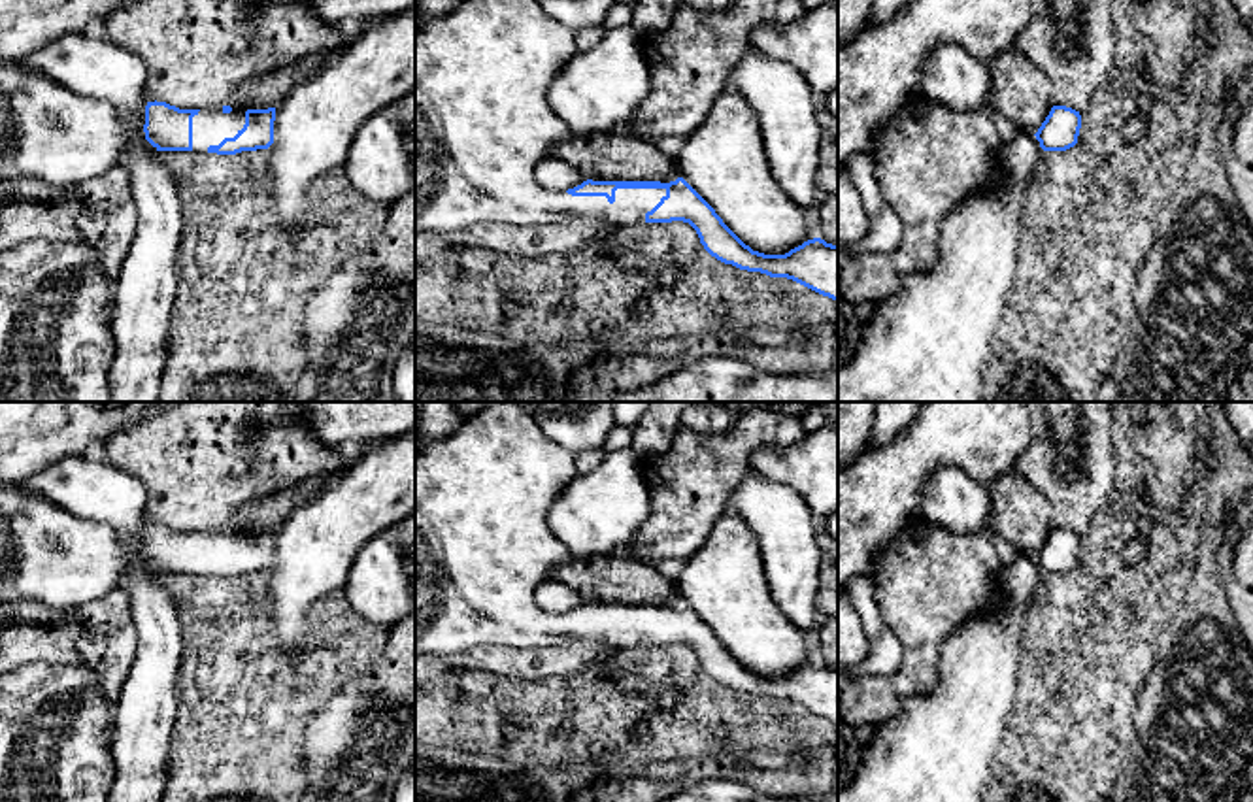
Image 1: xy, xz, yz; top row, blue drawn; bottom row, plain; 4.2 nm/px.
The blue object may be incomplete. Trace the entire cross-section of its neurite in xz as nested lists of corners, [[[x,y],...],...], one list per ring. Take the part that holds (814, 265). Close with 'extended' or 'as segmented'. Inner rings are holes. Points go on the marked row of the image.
[[[462,0],[451,13],[415,30],[415,234],[449,234],[485,223],[683,221],[717,260],[793,279],[838,302],[838,245],[813,238],[785,255],[753,251],[683,177],[670,183],[587,179],[560,192],[542,189],[534,179],[536,164],[572,136],[547,94],[576,51],[574,30],[549,17],[536,0]]]; extended

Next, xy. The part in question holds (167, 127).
[[[0,60],[0,183],[30,177],[70,189],[117,166],[134,134],[140,134],[157,151],[236,155],[268,149],[274,143],[274,121],[276,108],[247,111],[230,106],[179,109],[155,100],[147,102],[143,119],[132,126],[108,102],[79,96],[47,75],[26,70],[23,60]]]; extended

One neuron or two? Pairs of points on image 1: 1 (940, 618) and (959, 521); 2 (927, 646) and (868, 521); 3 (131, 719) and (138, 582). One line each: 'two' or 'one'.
1: two
2: two
3: one

